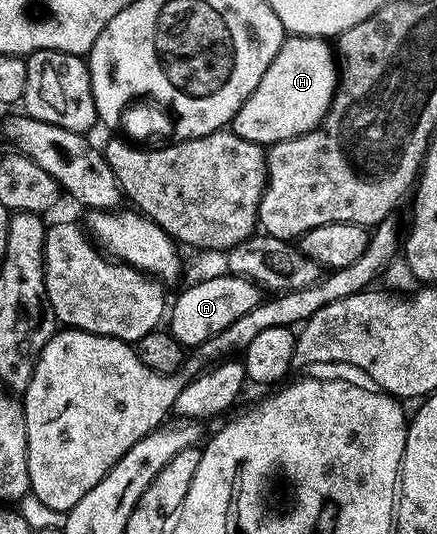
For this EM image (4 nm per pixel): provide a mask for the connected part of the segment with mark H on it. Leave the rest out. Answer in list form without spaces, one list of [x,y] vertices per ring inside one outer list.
[[[321,36],[283,39],[276,58],[264,70],[264,78],[260,78],[260,84],[248,94],[244,106],[240,106],[232,122],[233,132],[254,144],[269,146],[317,128],[329,112],[338,88],[340,64],[337,59],[334,61],[330,44],[329,39]]]

